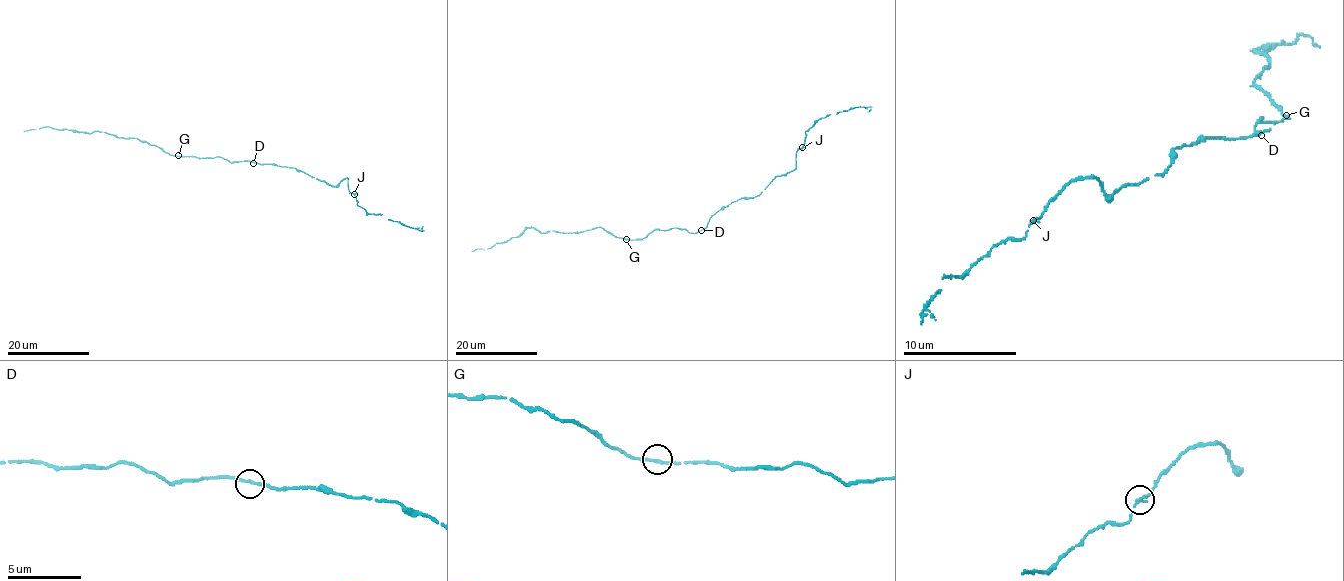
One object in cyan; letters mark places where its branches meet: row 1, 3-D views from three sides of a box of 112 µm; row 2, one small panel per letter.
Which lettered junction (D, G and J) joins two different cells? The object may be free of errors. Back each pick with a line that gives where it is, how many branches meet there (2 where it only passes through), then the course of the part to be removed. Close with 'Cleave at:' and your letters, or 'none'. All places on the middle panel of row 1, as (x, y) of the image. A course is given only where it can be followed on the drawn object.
Cleave at: none

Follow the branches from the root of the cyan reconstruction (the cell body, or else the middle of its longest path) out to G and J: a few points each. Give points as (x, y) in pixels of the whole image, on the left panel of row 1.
G: (254, 162), (178, 155)
J: (254, 162), (295, 168), (334, 186), (348, 178), (348, 188), (354, 193)

